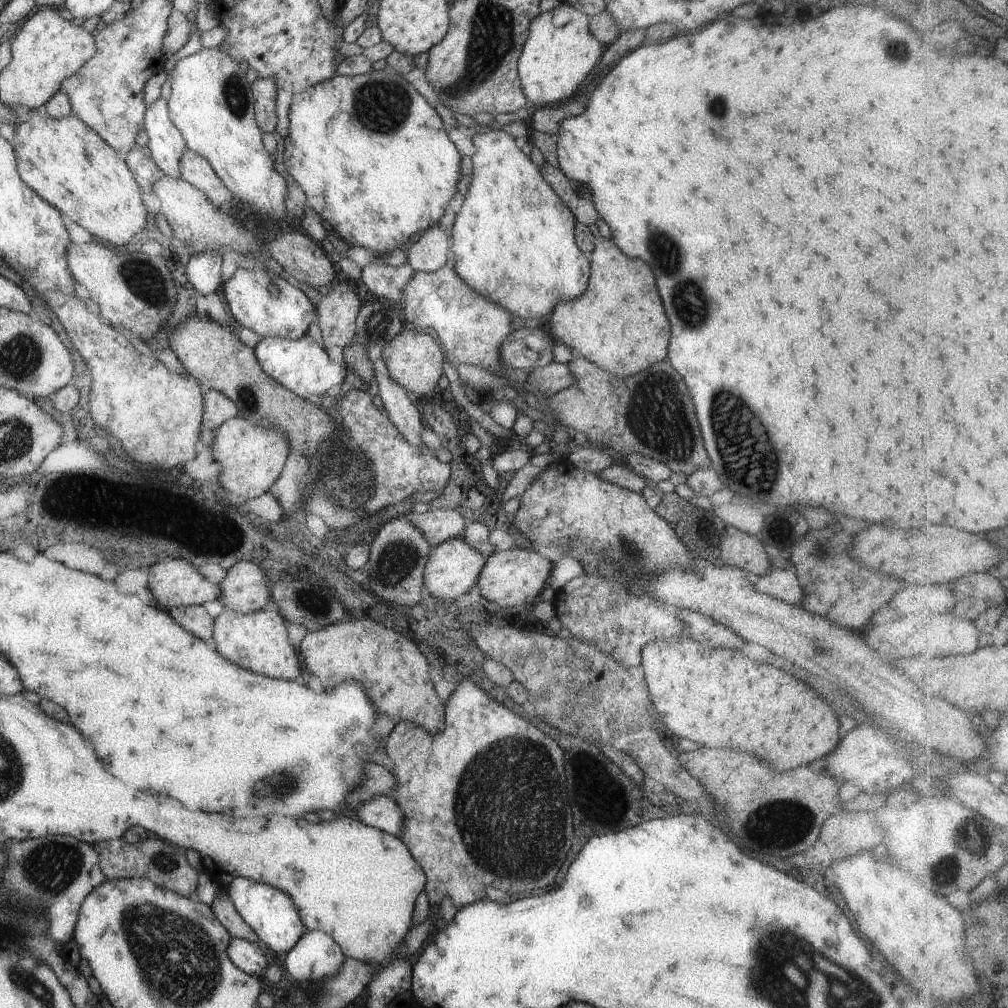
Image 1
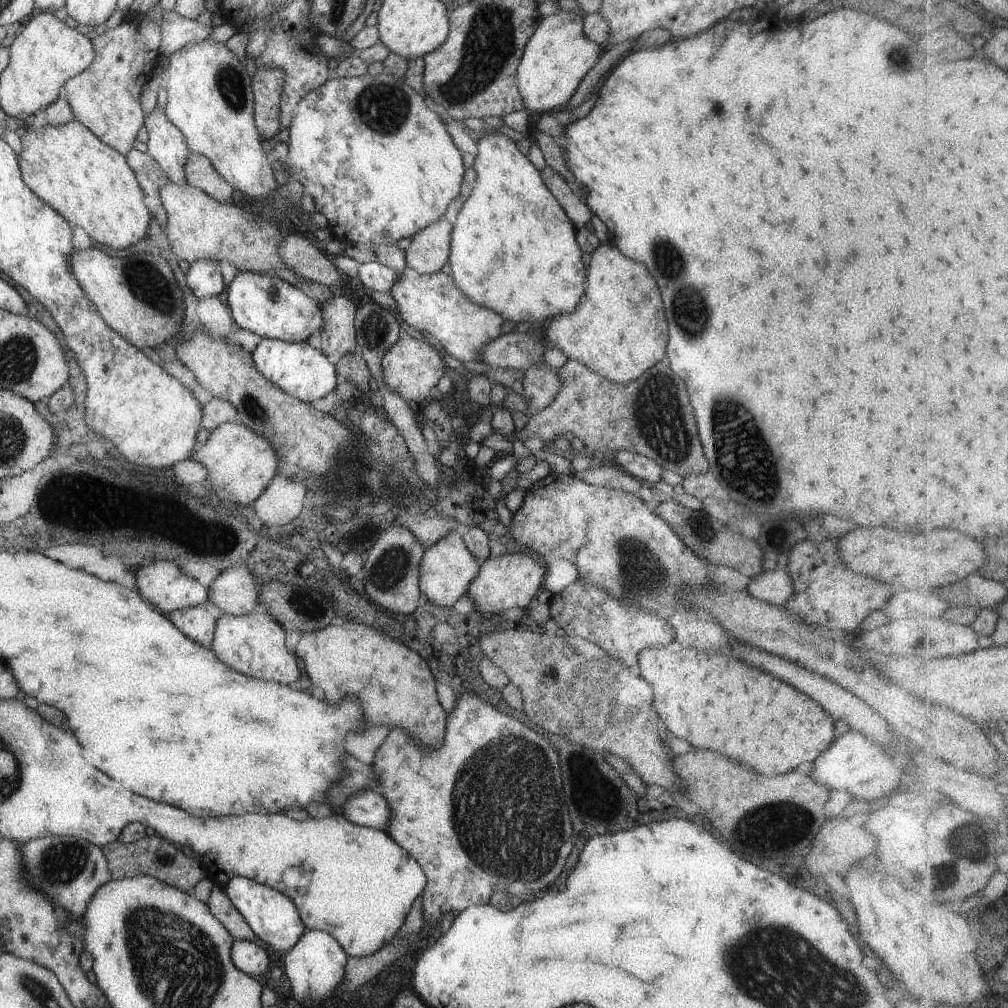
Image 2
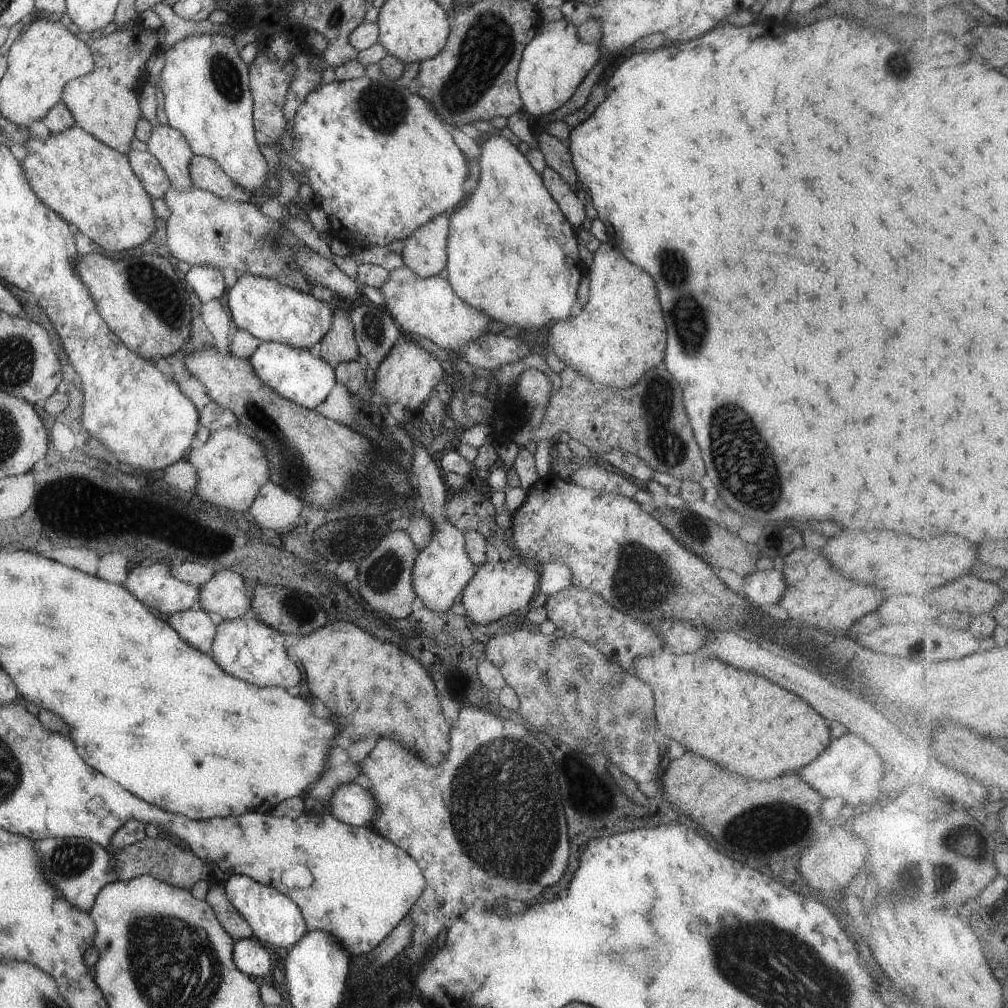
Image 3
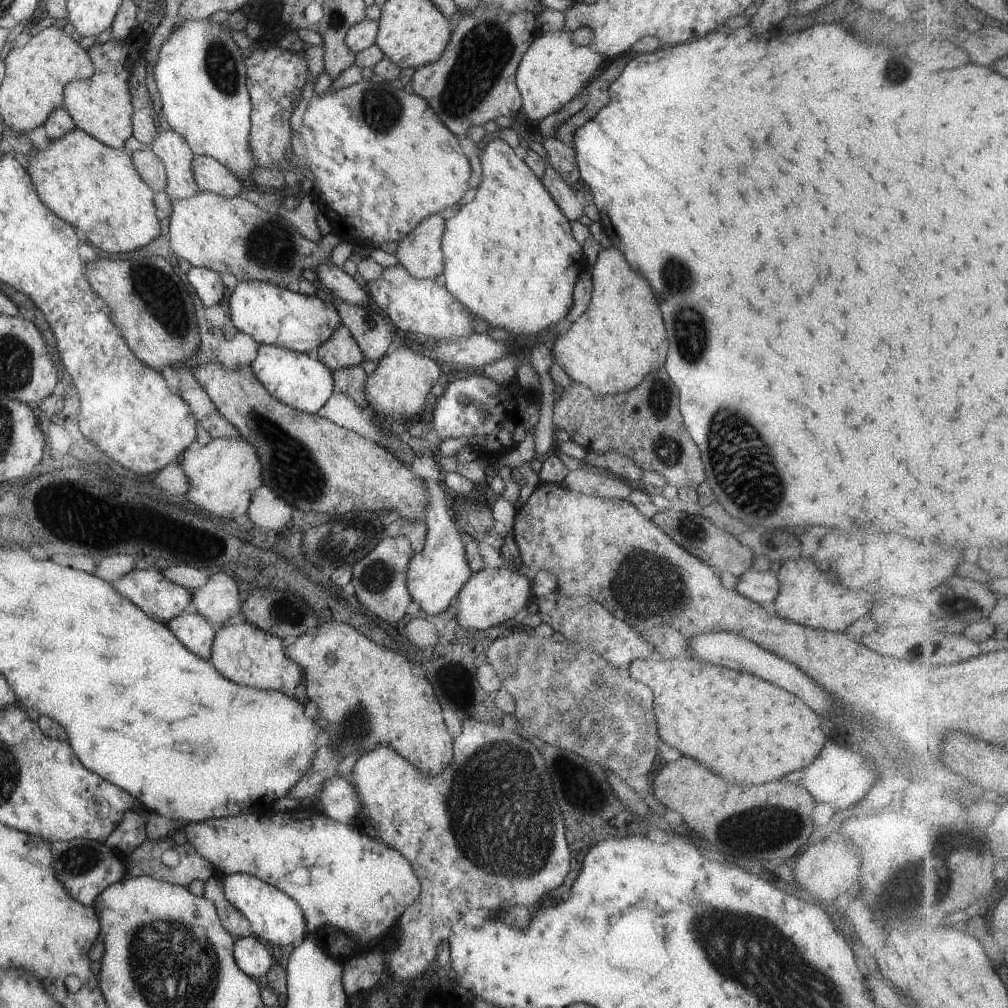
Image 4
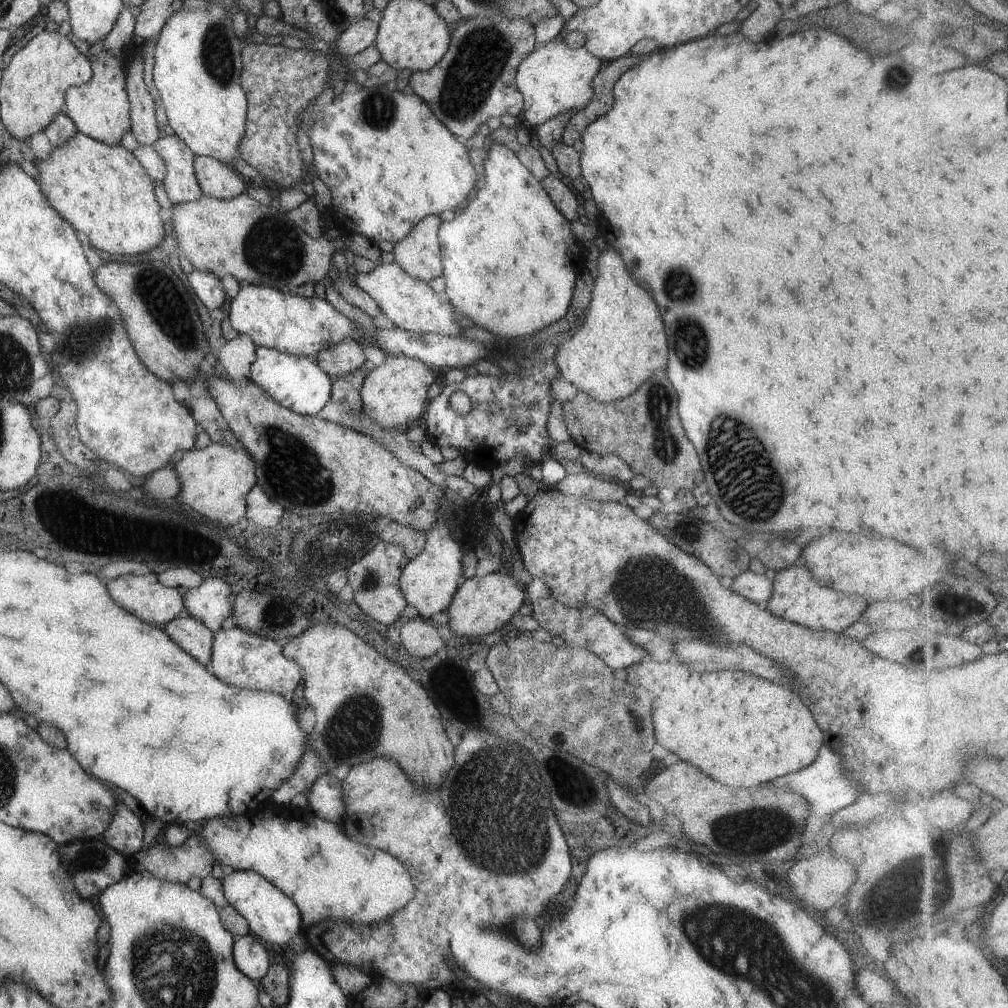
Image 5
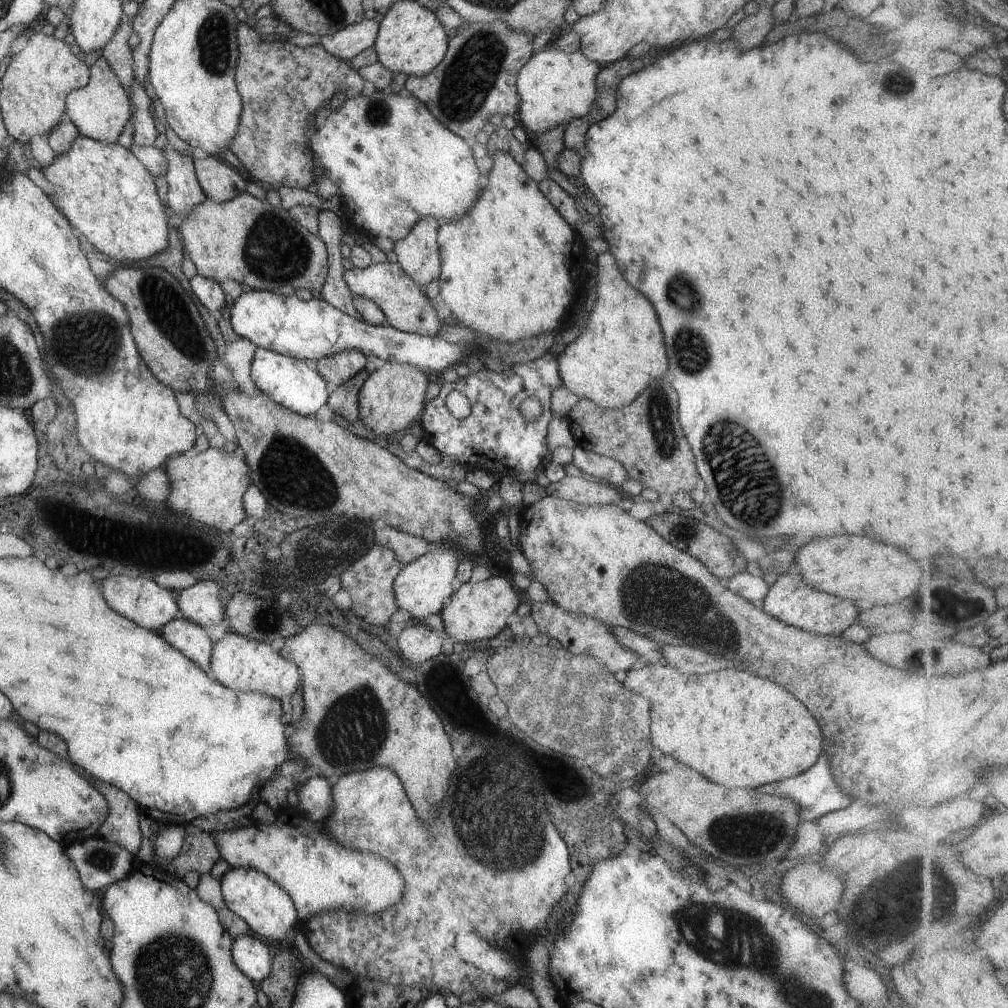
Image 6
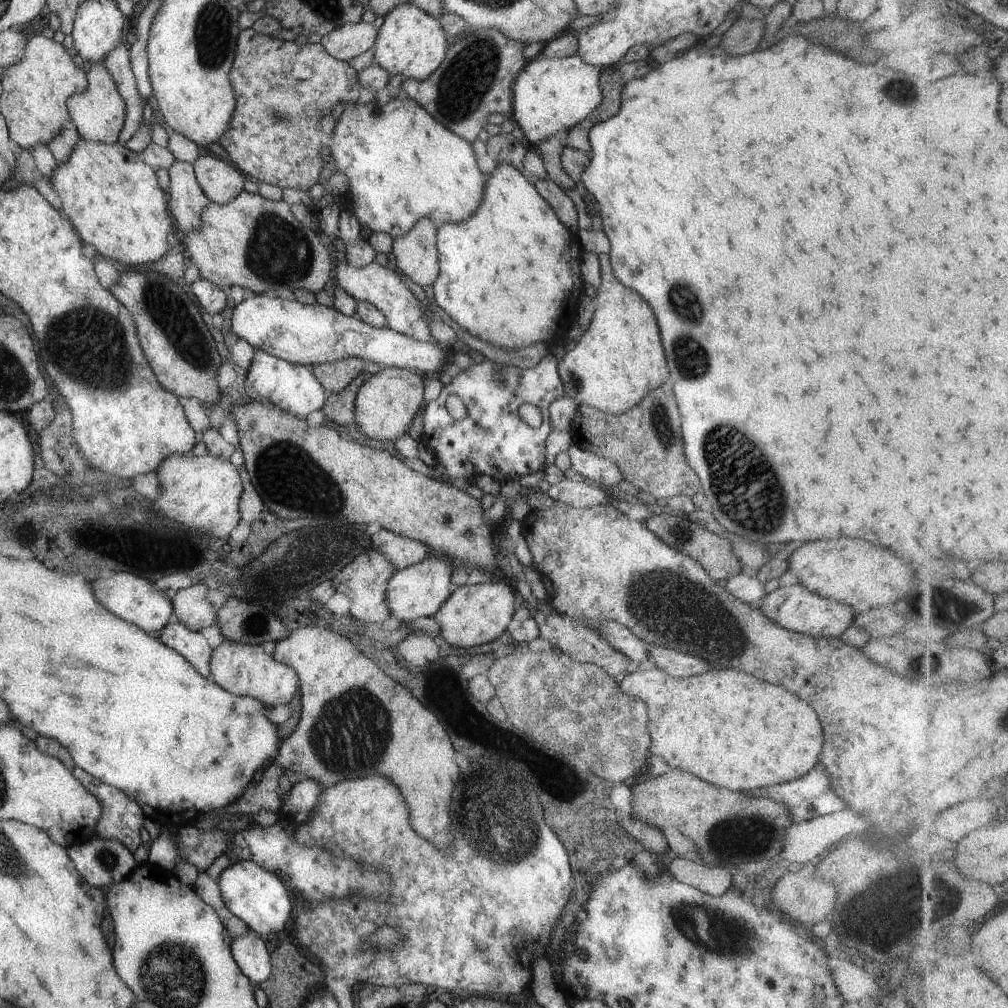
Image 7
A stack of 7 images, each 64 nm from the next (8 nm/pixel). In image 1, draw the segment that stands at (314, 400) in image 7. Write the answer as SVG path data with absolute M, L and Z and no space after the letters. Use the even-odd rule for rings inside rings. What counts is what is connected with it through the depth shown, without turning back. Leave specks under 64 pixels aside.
M305 333L297 339L263 336L254 347L254 354L261 370L269 374L269 378L303 399L309 395L339 391L345 388L346 378L352 375L341 362L329 358L329 354Z

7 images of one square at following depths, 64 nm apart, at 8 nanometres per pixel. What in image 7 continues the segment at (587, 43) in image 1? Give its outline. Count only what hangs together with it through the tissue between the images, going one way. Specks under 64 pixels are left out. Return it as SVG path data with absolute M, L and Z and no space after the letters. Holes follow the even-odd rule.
M540 52L534 58L528 59L515 78L512 106L513 118L523 131L525 144L534 148L541 140L545 140L553 134L563 135L575 122L580 122L591 110L594 110L601 102L600 87L598 86L599 74L600 70L597 66L584 64L576 55L564 58L545 58Z

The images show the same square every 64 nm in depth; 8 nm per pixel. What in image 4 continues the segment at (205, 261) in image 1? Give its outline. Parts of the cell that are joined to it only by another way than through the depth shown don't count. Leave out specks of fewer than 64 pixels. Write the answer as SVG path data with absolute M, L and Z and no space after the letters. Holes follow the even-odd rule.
M193 266L187 272L187 282L195 290L195 295L203 304L203 308L218 304L223 298L223 283L215 270Z

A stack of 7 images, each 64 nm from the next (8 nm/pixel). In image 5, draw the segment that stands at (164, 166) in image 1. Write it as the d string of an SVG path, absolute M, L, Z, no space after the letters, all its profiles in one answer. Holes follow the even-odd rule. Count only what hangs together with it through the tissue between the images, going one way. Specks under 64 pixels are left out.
M161 134L160 138L153 142L152 148L164 162L166 174L162 183L169 201L177 204L197 200L202 192L194 175L194 154L185 142L181 142L181 138L175 134Z

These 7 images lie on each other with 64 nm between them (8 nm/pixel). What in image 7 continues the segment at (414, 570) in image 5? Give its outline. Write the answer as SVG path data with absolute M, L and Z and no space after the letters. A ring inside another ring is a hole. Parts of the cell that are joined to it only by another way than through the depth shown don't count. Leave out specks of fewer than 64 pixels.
M429 554L421 562L397 569L397 572L389 578L387 590L385 590L391 616L403 622L434 616L453 591L450 587L452 568L453 564L447 558Z

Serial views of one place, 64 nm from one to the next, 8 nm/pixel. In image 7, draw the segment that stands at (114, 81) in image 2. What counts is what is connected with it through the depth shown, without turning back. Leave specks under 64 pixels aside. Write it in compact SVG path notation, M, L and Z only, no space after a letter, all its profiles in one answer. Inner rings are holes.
M103 60L95 62L86 73L87 87L82 92L75 92L67 98L66 110L68 119L74 125L80 138L104 144L117 143L119 132L125 120L125 102L117 91Z

